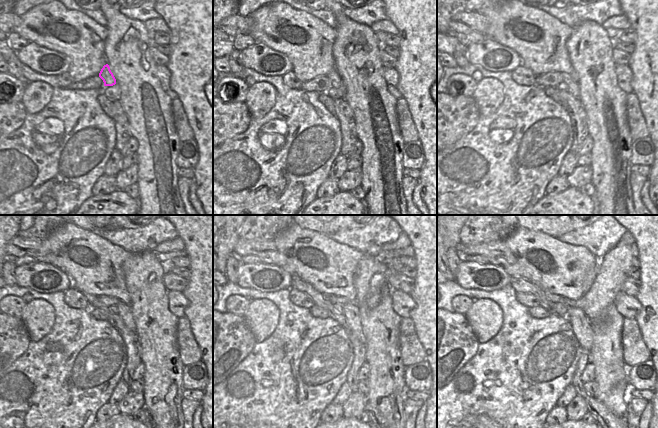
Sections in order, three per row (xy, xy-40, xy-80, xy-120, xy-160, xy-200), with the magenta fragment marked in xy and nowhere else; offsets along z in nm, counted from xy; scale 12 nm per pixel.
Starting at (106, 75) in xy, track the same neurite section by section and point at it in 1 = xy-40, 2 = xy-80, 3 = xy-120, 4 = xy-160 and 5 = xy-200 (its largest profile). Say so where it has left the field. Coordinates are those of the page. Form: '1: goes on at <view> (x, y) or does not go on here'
1: goes on at xy-40 (336, 81)
2: goes on at xy-80 (572, 85)
3: goes on at xy-120 (124, 310)
4: goes on at xy-160 (351, 312)
5: goes on at xy-200 (581, 325)

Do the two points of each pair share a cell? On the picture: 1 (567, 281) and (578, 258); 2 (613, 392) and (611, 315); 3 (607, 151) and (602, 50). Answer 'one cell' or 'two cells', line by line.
1: one cell
2: one cell
3: one cell

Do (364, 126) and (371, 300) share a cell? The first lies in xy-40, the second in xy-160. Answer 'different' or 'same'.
different

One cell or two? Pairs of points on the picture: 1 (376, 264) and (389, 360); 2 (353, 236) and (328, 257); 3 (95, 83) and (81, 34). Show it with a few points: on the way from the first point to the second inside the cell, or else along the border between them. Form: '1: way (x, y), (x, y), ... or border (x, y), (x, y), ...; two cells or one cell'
1: way (362, 288), (364, 312), (381, 329), (382, 336); one cell
2: border (327, 236), (357, 249), (364, 255); two cells
3: border (98, 74), (73, 82); two cells

